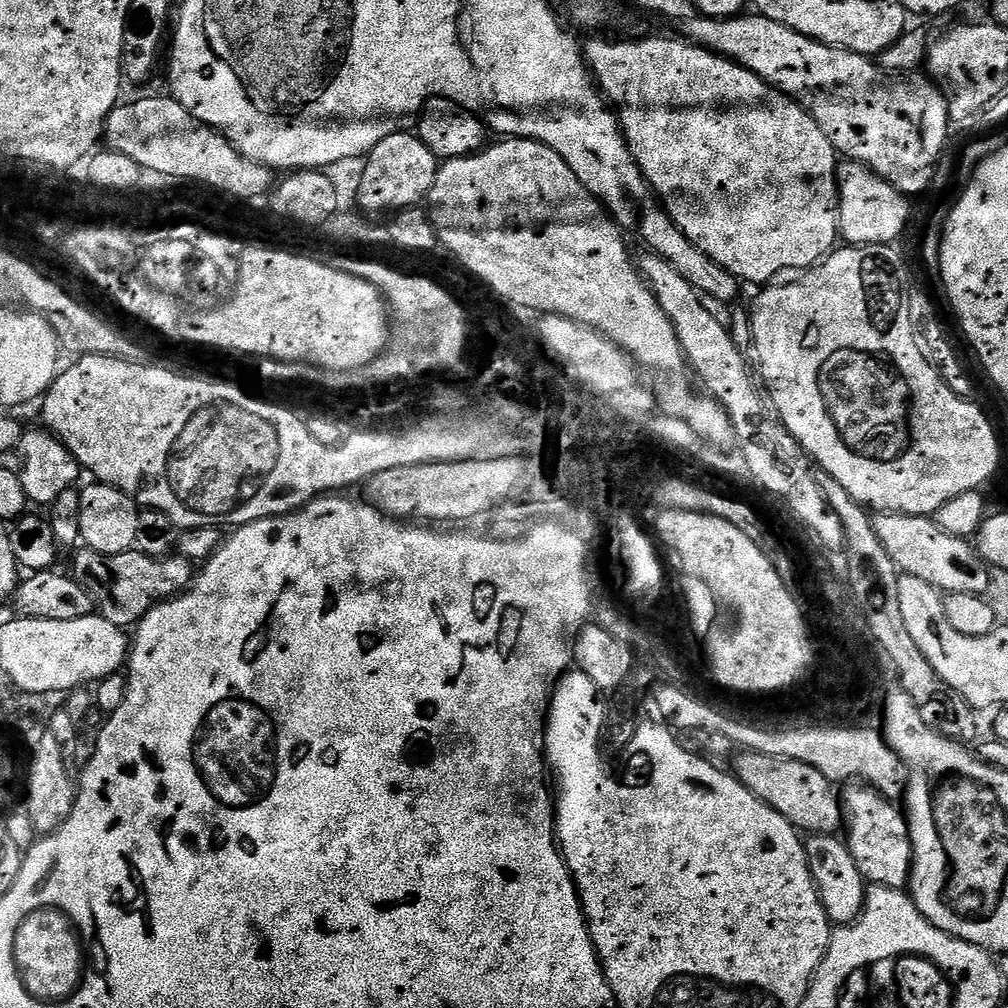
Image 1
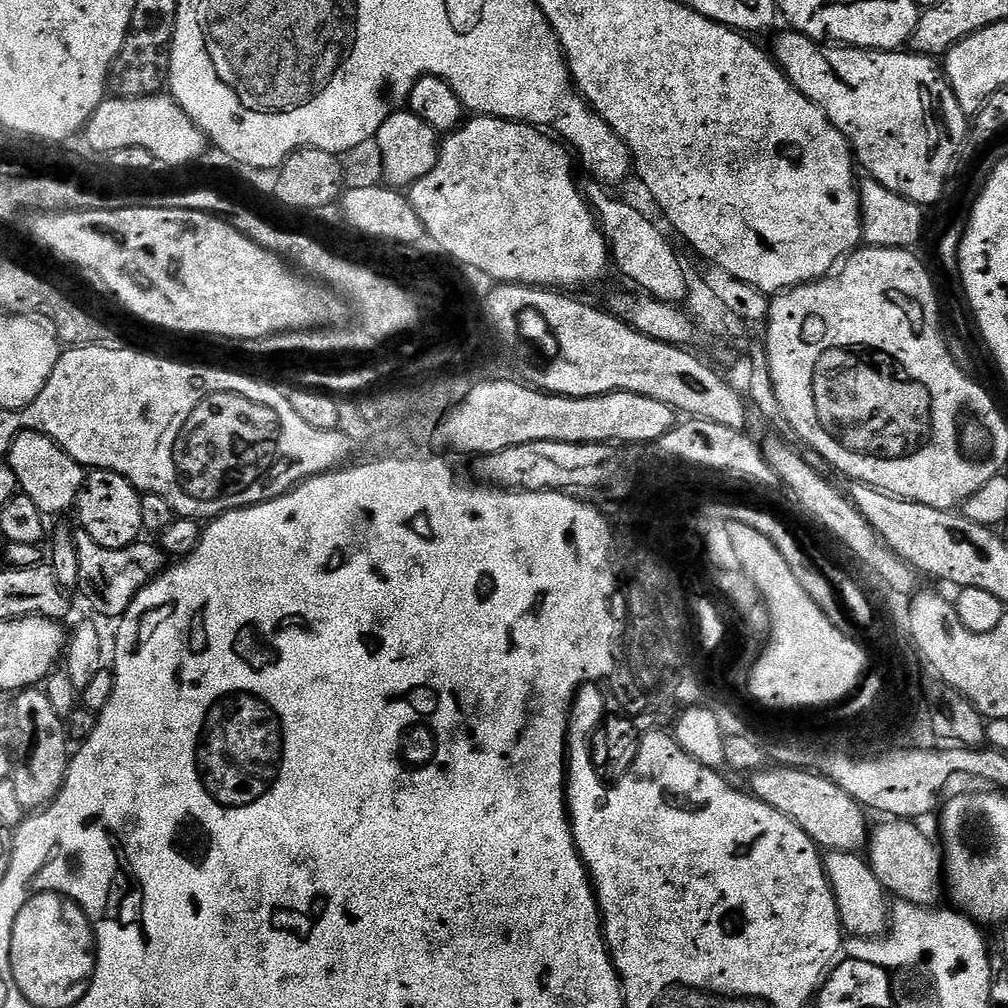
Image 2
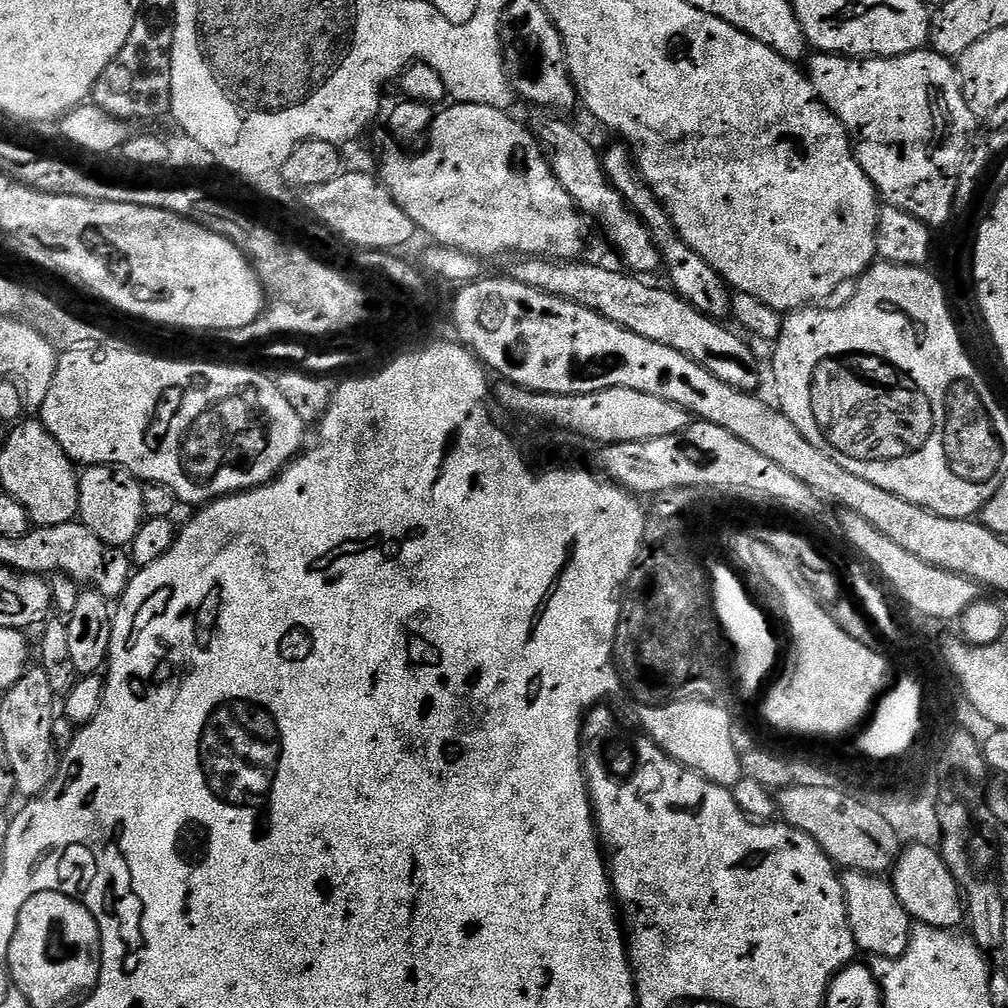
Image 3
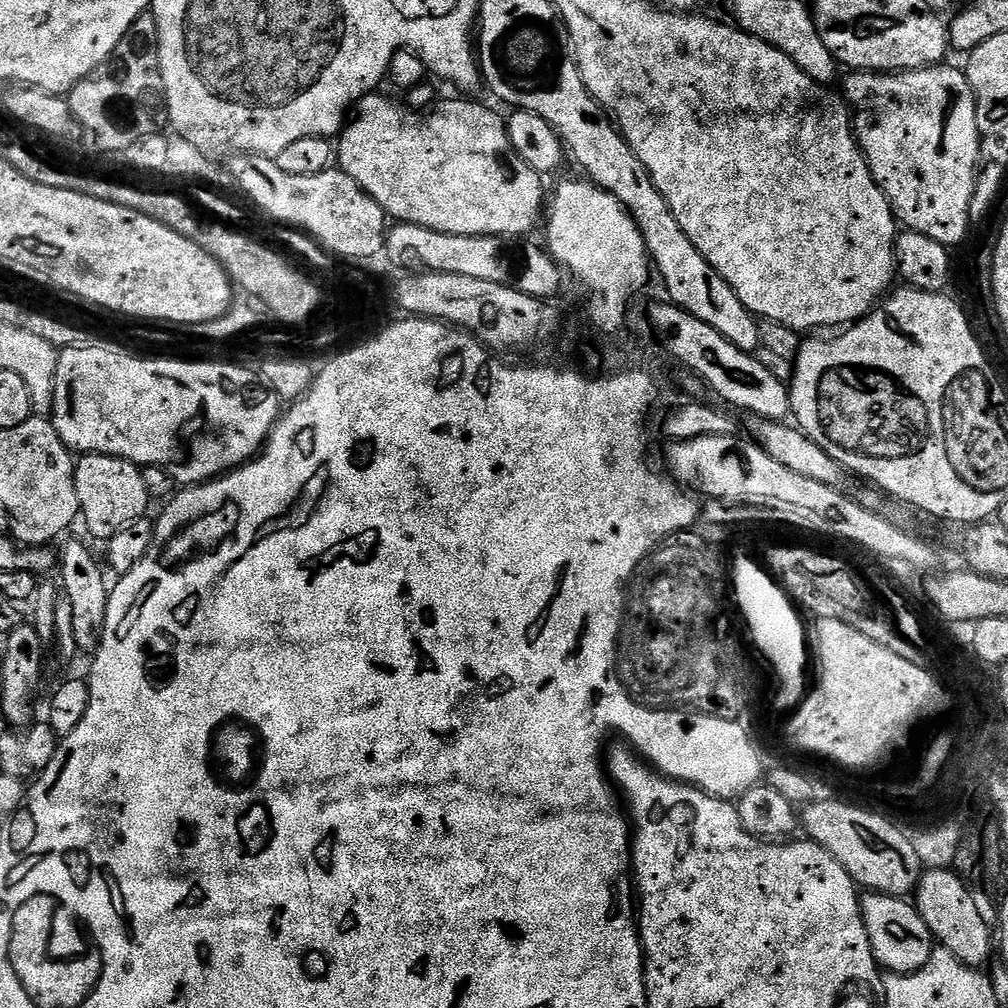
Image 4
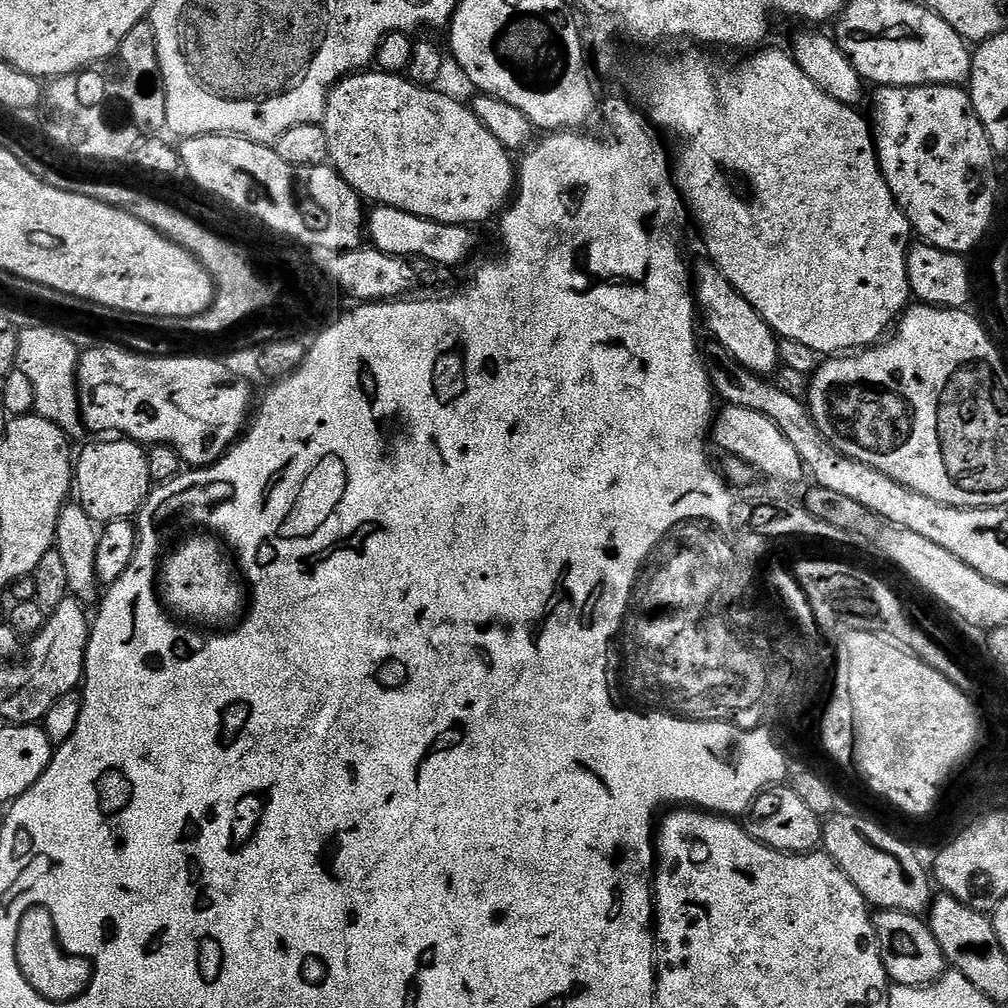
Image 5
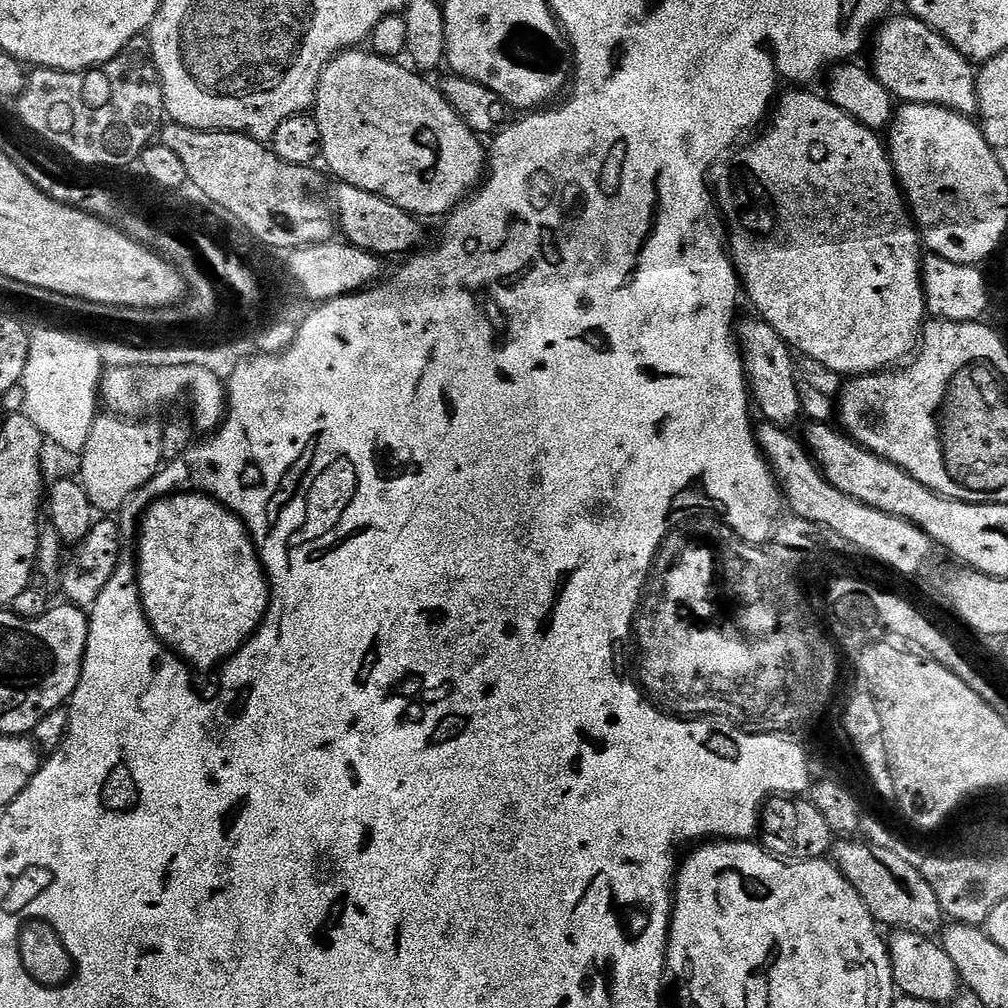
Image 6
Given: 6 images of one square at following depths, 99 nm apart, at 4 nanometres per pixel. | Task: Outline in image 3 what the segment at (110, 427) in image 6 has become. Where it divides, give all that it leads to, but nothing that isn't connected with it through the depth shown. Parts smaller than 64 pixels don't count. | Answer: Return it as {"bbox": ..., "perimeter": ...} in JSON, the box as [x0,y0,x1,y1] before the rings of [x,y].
{"bbox":[79,464,145,549],"perimeter":[[[94,464],[79,473],[80,514],[79,523],[85,524],[102,542],[115,548],[127,549],[138,530],[145,522],[142,506],[144,484],[125,468],[114,468],[111,464]]]}

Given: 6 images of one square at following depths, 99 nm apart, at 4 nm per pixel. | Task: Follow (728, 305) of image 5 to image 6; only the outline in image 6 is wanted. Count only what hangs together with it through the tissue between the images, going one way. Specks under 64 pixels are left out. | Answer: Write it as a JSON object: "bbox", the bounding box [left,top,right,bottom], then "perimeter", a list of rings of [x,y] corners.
{"bbox":[738,318,801,429],"perimeter":[[[753,318],[753,320],[741,319],[739,321],[738,347],[744,360],[744,377],[748,380],[748,391],[751,399],[758,407],[759,415],[761,412],[764,415],[763,419],[769,424],[779,428],[791,429],[796,416],[801,415],[798,398],[798,364],[795,359],[792,361],[792,356],[794,357],[793,349],[789,348],[787,342],[780,337],[778,330],[774,330],[768,323],[759,318]]]}

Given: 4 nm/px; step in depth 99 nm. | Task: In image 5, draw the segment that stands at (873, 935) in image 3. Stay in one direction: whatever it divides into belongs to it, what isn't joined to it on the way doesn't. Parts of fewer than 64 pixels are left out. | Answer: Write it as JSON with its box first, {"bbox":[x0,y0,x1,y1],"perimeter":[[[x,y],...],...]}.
{"bbox":[874,911,946,988],"perimeter":[[[877,911],[874,916],[876,940],[880,943],[882,962],[893,985],[922,988],[933,984],[946,971],[946,961],[934,934],[919,915],[910,912]]]}

